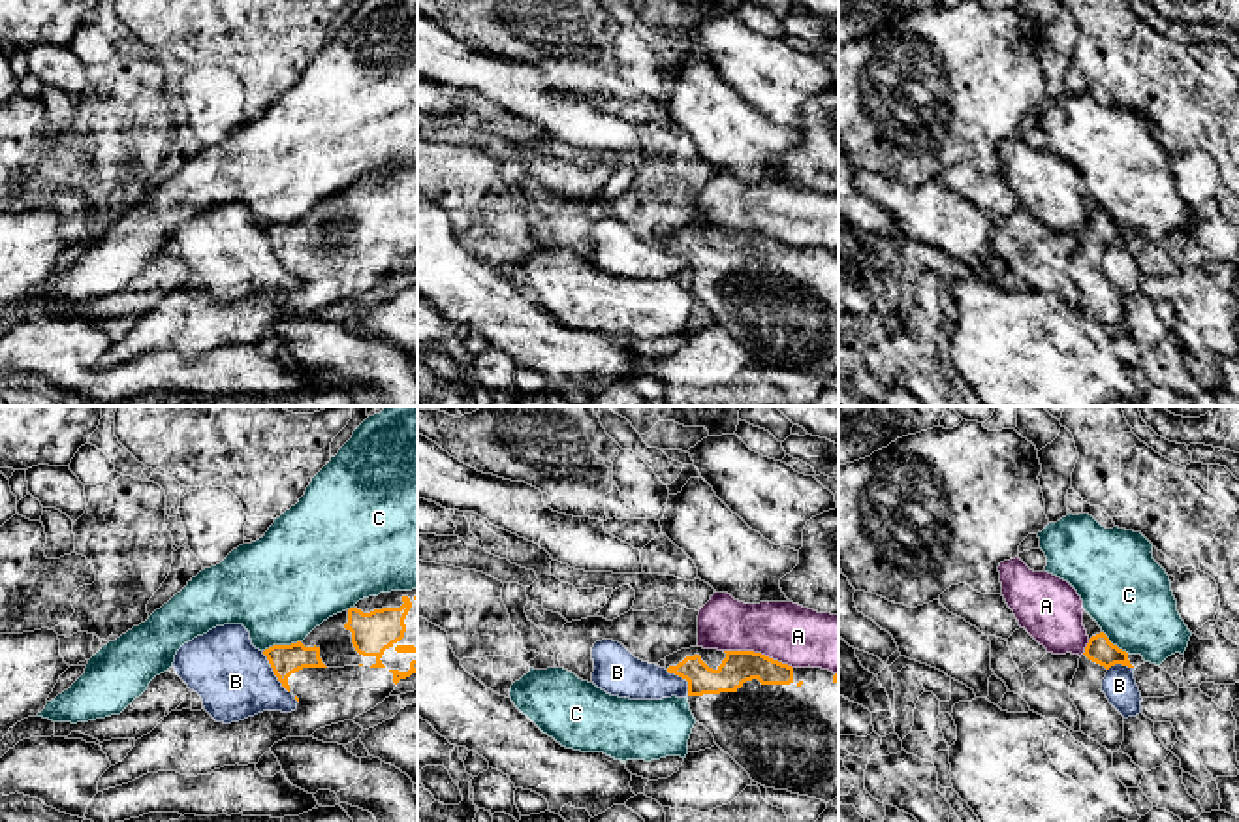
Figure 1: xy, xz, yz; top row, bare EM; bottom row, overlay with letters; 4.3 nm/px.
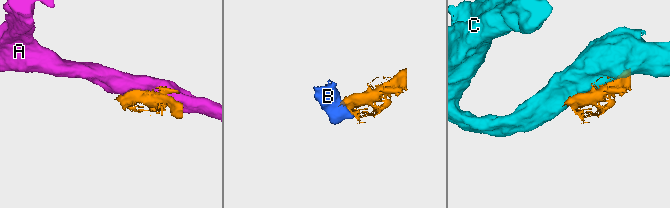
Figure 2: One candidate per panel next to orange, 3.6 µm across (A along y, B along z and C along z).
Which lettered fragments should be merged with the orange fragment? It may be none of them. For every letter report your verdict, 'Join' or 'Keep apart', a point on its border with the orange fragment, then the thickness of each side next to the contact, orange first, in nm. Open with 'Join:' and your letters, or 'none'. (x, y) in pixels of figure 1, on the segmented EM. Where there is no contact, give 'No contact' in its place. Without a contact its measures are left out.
Join: none
A: Keep apart. Touches orange at xz (758, 653). Thickness 140 nm (orange) against 260 nm
B: Keep apart. Touches orange at xy (273, 670). Thickness 130 nm (orange) against 320 nm
C: Keep apart. Touches orange at xy (281, 646). Thickness 130 nm (orange) against 460 nm

